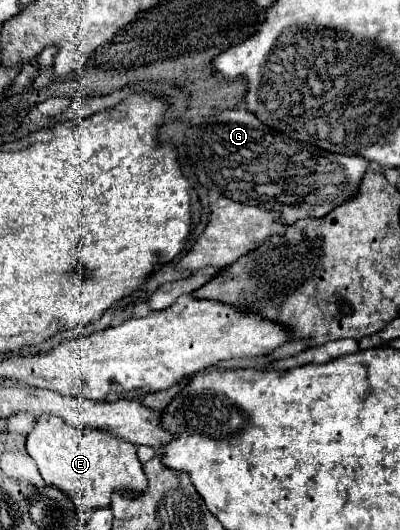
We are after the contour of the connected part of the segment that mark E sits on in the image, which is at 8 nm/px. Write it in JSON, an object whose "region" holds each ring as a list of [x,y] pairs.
{"region":[[[38,417],[28,435],[26,449],[36,461],[42,479],[66,493],[72,493],[82,513],[92,513],[98,507],[110,505],[112,491],[140,493],[148,485],[142,463],[136,455],[136,445],[94,429],[78,431],[72,425],[64,425],[60,417]]]}

